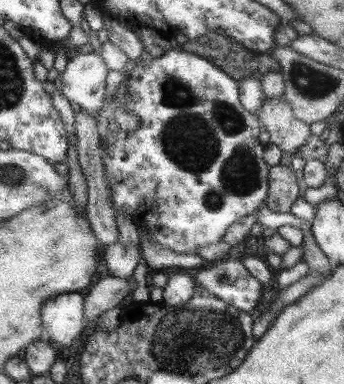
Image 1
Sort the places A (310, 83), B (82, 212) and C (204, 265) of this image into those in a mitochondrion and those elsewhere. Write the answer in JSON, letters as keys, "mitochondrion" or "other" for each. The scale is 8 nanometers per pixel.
{"A":"mitochondrion","B":"other","C":"other"}

